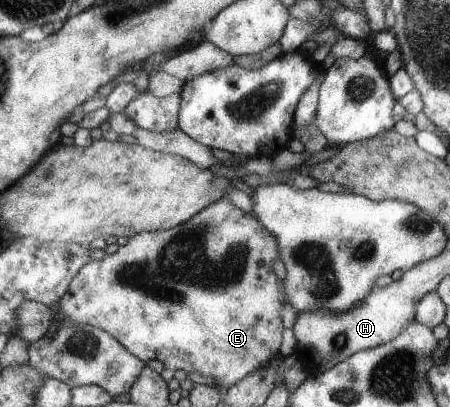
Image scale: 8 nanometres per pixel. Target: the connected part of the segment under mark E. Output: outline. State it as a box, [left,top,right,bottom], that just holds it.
[17,197,283,390]

